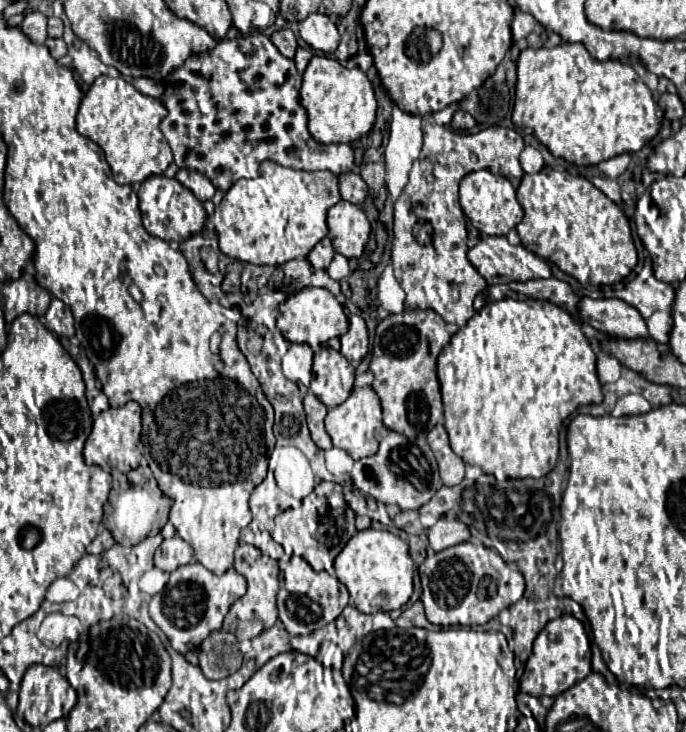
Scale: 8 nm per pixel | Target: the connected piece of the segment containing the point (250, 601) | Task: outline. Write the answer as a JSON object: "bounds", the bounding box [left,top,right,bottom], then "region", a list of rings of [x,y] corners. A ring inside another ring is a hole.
{"bounds":[223,543,279,641],"region":[[[241,543],[235,551],[235,565],[233,567],[247,579],[247,593],[231,605],[229,613],[225,615],[223,629],[229,631],[229,633],[235,633],[235,637],[239,641],[253,639],[261,631],[273,627],[275,621],[277,621],[275,595],[277,595],[277,589],[279,589],[279,565],[275,559],[263,555],[257,547]]]}

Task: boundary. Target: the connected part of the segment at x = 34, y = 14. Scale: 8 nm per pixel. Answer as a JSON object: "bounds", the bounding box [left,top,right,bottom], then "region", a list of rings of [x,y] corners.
{"bounds":[21,11,47,45],"region":[[[29,11],[25,13],[25,19],[21,23],[21,31],[33,41],[43,45],[47,39],[47,17],[39,11]]]}

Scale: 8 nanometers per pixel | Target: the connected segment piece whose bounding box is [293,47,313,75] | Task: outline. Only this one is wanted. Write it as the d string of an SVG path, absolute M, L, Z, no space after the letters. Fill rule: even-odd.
M299 47L297 49L297 53L295 53L295 57L293 57L293 61L295 61L295 65L297 65L297 71L303 75L303 71L307 69L307 63L309 63L309 59L313 57L313 53L311 51L307 51L307 49L303 49L303 47Z

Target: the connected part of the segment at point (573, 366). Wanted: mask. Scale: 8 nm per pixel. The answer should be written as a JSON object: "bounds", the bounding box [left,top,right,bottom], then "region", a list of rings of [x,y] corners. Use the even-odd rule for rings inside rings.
{"bounds":[437,297,603,482],"region":[[[505,297],[505,299],[495,301],[491,305],[483,305],[483,309],[477,311],[465,323],[465,327],[461,327],[451,337],[451,341],[439,353],[439,357],[437,357],[437,377],[439,377],[439,383],[441,383],[441,395],[443,395],[445,429],[449,433],[451,449],[467,463],[464,477],[464,480],[467,479],[467,481],[477,481],[481,475],[485,474],[493,475],[499,482],[527,477],[538,479],[543,477],[543,475],[547,475],[555,467],[555,463],[557,463],[557,455],[559,455],[559,427],[565,421],[565,417],[569,417],[579,405],[601,403],[601,399],[603,399],[601,383],[599,383],[597,369],[595,369],[595,351],[591,349],[589,341],[585,339],[585,335],[581,331],[581,325],[565,309],[561,309],[561,307],[557,307],[557,305],[549,303],[549,301],[541,301],[541,299],[517,301],[517,299]]]}

